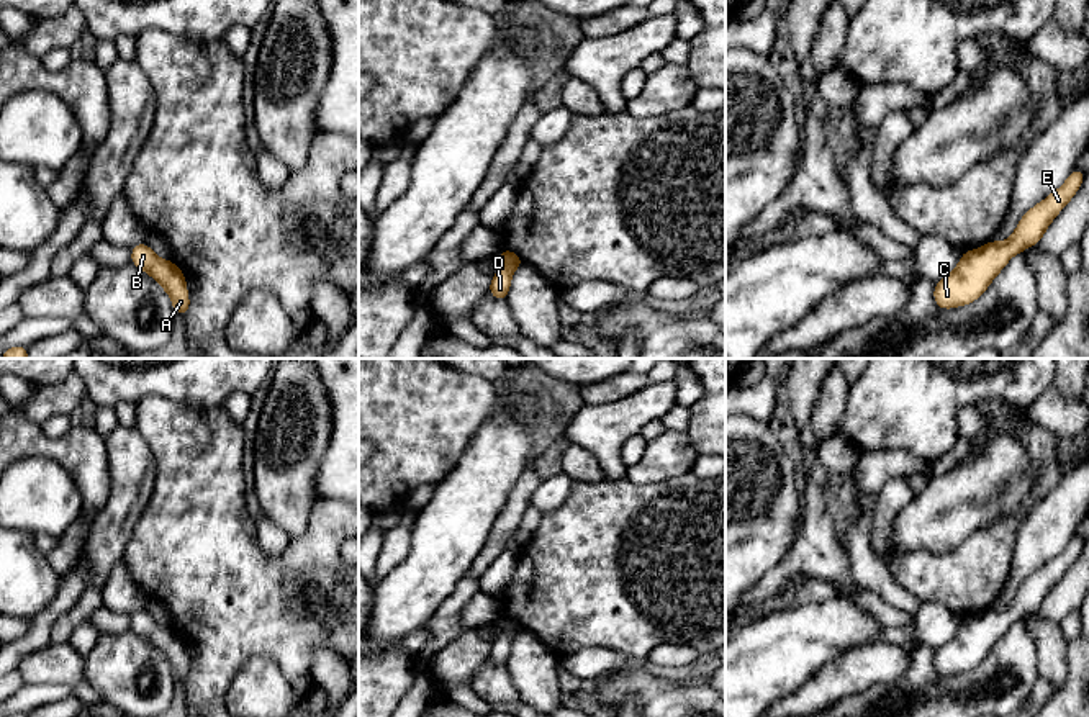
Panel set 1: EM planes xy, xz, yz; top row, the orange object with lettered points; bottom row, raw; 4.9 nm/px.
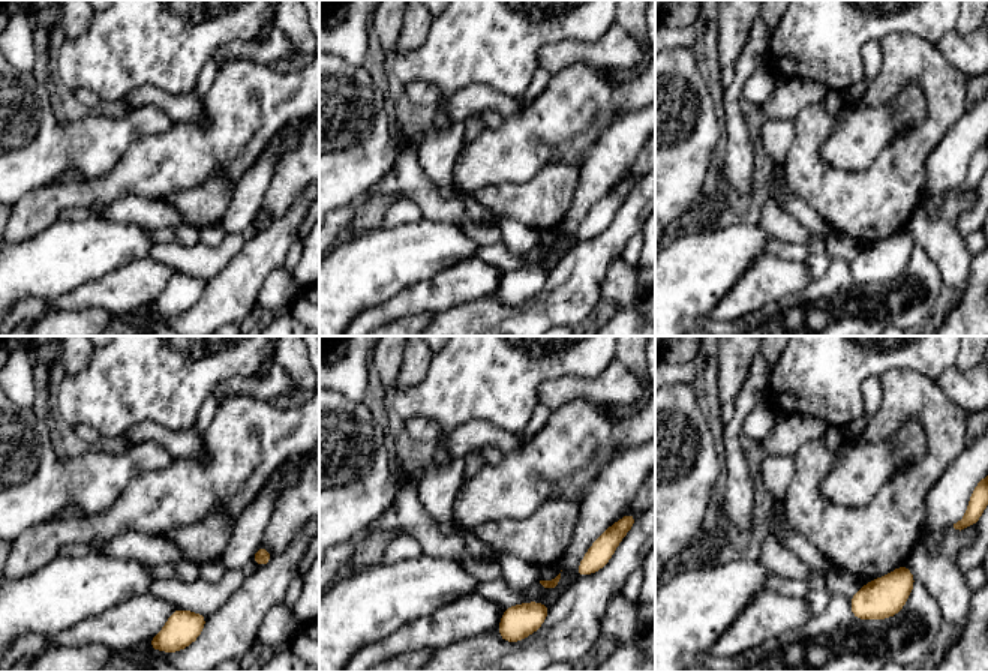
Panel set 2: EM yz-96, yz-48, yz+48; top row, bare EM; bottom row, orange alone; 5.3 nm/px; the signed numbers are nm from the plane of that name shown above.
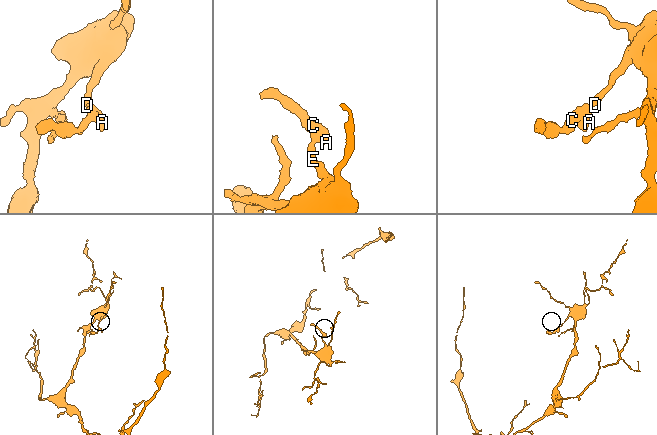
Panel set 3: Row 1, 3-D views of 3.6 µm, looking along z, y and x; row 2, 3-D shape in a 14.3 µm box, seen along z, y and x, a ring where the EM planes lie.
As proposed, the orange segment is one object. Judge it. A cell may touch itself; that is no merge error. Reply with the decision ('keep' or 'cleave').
keep

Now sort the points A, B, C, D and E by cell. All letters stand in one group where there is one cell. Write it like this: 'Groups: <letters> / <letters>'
Groups: A B C D E

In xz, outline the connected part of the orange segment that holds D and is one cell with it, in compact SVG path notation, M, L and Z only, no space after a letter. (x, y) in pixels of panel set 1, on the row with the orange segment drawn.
M501 249L498 259L501 262L501 270L493 275L488 291L493 298L506 301L511 288L511 275L524 264L524 260L508 249Z

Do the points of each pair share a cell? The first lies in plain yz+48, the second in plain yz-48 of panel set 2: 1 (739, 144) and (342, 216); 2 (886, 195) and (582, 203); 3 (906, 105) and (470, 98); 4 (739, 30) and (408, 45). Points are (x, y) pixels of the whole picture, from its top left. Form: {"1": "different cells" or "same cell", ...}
{"1": "same cell", "2": "different cells", "3": "different cells", "4": "different cells"}

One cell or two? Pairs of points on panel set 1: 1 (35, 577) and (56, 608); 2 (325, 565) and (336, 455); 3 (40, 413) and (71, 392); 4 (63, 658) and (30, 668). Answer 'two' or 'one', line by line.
1: two
2: two
3: one
4: one

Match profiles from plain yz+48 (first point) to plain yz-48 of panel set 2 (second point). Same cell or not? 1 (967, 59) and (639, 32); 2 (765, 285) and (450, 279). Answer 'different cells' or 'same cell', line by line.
1: different cells
2: same cell

